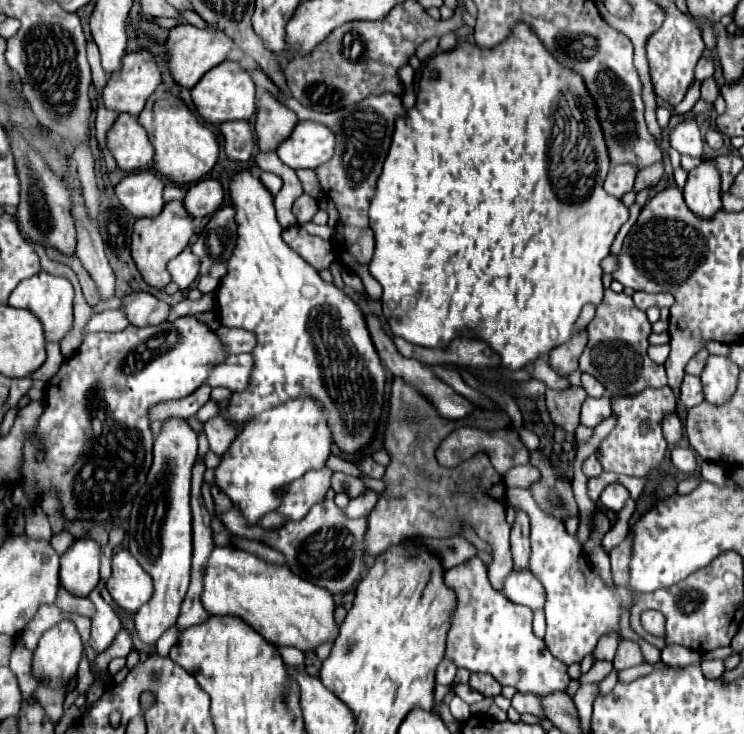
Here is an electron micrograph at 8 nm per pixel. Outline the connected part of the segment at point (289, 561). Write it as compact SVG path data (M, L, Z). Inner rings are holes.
M334 501L316 503L302 521L288 521L284 527L274 531L268 531L259 525L248 526L246 519L234 508L220 517L230 533L246 539L256 539L280 551L290 571L298 573L306 581L314 581L318 587L324 587L330 593L348 591L362 575L366 519L346 519L342 515L342 509L338 509Z

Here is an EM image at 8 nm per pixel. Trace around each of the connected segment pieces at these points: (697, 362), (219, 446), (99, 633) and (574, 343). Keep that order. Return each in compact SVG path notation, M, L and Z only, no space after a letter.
M706 349L700 351L700 353L696 353L696 355L690 359L690 363L686 365L686 373L700 377L702 371L704 371L704 367L706 367L706 359L708 359L708 357L710 357L710 353L708 353Z
M216 415L212 419L206 421L204 425L204 433L208 437L210 443L210 451L214 451L218 457L224 455L224 451L230 447L230 443L236 437L236 427L232 423L228 423L222 415Z
M94 589L90 595L90 601L94 603L96 607L96 613L92 617L92 635L90 635L90 641L88 645L96 651L96 653L102 653L106 651L112 641L116 639L118 631L122 629L122 623L120 619L116 617L116 613L112 611L112 607L100 597L100 593Z
M574 333L566 345L550 351L550 367L560 377L568 377L570 373L578 371L578 357L584 351L584 345L586 345L586 333L582 335Z

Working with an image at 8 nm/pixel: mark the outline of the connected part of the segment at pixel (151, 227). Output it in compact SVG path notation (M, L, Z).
M168 201L160 215L156 217L142 217L134 223L132 233L132 259L142 275L142 279L156 289L164 289L172 279L166 269L168 261L182 253L182 249L188 245L190 237L194 235L194 217L188 215L182 201Z

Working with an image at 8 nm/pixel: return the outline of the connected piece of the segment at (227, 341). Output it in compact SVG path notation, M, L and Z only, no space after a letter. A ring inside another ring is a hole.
M220 327L216 335L220 337L220 343L226 349L226 353L250 353L254 349L254 335L242 329Z

